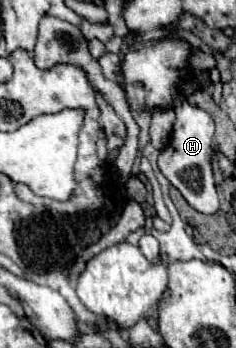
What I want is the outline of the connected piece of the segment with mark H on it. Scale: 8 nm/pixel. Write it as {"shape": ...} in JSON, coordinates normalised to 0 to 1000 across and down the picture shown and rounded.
{"shape":[[[742,267],[733,313],[750,325],[733,388],[716,417],[682,428],[674,445],[674,486],[716,514],[716,526],[792,572],[792,583],[835,601],[843,612],[911,612],[928,601],[928,566],[911,549],[903,491],[894,491],[894,457],[903,457],[903,382],[911,359],[903,342],[843,307],[792,296],[792,284],[758,267]]]}

